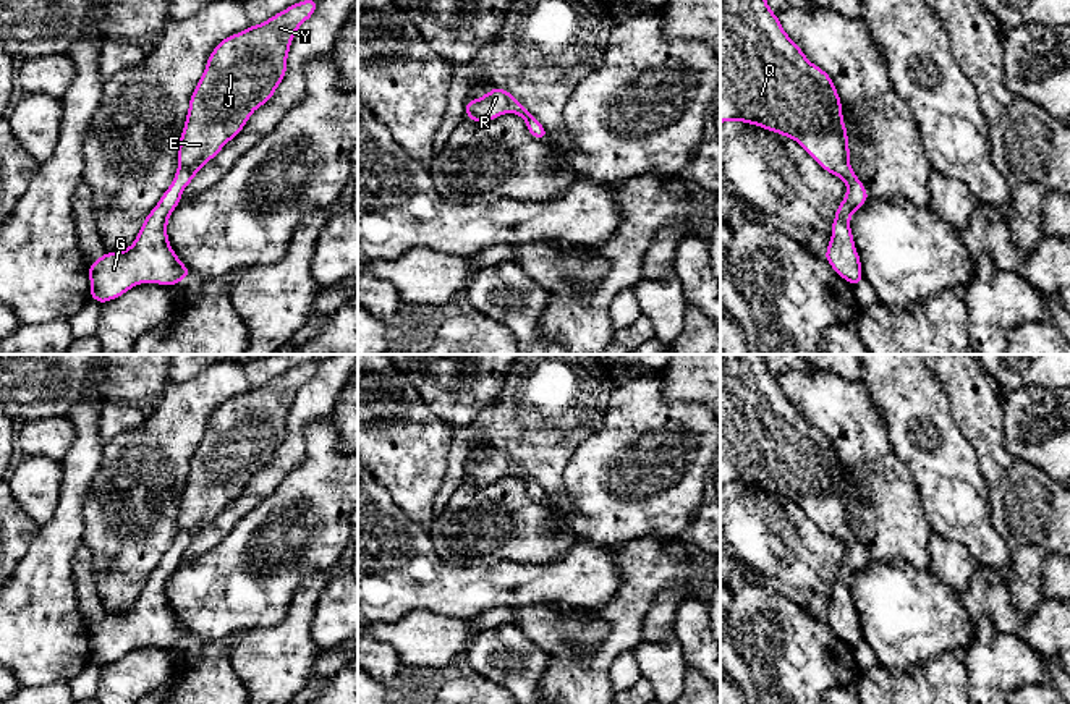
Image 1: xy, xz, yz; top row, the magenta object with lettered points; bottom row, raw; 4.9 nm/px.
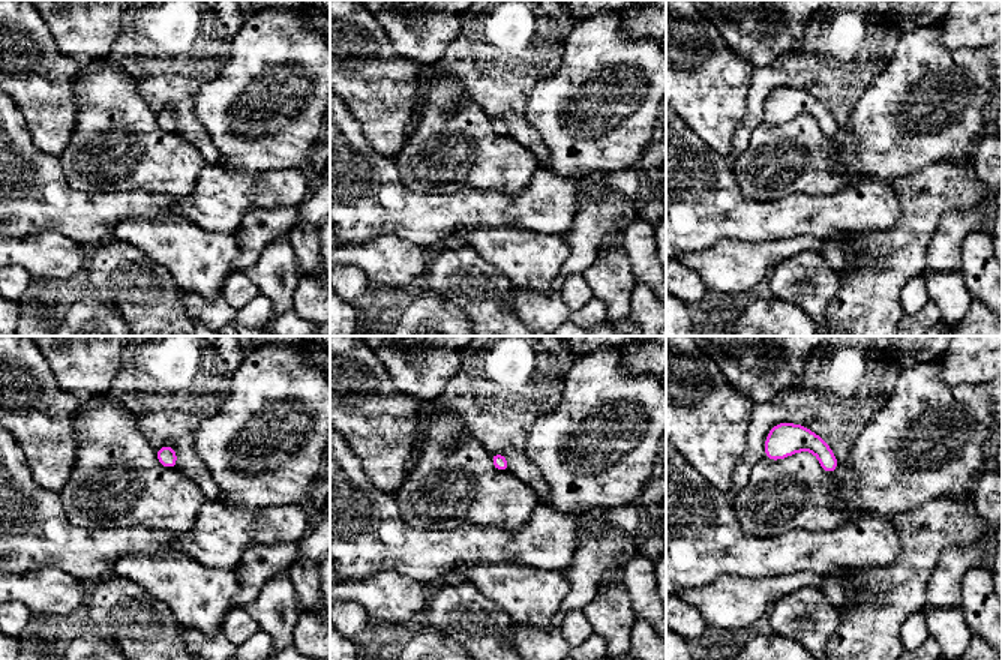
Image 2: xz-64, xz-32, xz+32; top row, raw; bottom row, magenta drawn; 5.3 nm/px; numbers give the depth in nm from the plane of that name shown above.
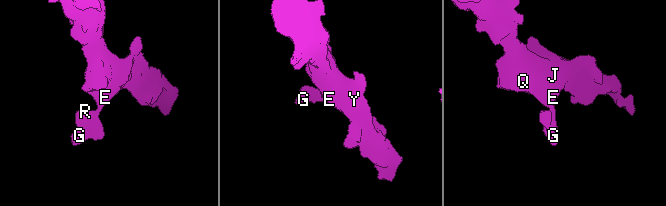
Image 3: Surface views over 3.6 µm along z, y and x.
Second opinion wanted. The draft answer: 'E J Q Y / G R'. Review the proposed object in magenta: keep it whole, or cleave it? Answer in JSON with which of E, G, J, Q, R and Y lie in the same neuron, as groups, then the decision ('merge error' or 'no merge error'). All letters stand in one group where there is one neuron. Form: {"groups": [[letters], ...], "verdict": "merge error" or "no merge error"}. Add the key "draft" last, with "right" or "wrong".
{"groups": [["E", "G", "J", "Q", "R", "Y"]], "verdict": "no merge error", "draft": "wrong"}

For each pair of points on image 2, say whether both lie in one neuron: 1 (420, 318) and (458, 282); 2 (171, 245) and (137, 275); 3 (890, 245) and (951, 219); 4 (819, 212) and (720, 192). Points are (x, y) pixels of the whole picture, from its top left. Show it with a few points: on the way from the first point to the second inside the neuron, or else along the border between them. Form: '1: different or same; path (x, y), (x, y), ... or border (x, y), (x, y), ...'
1: different; border (431, 293), (453, 303), (468, 320)
2: different; border (122, 240), (138, 246), (162, 264), (177, 284)
3: different; border (968, 207), (950, 209), (942, 216), (924, 258)
4: same; path (795, 213), (744, 213)

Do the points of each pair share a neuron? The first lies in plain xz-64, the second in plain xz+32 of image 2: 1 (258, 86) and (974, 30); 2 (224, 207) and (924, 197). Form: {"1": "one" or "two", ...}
{"1": "two", "2": "two"}

